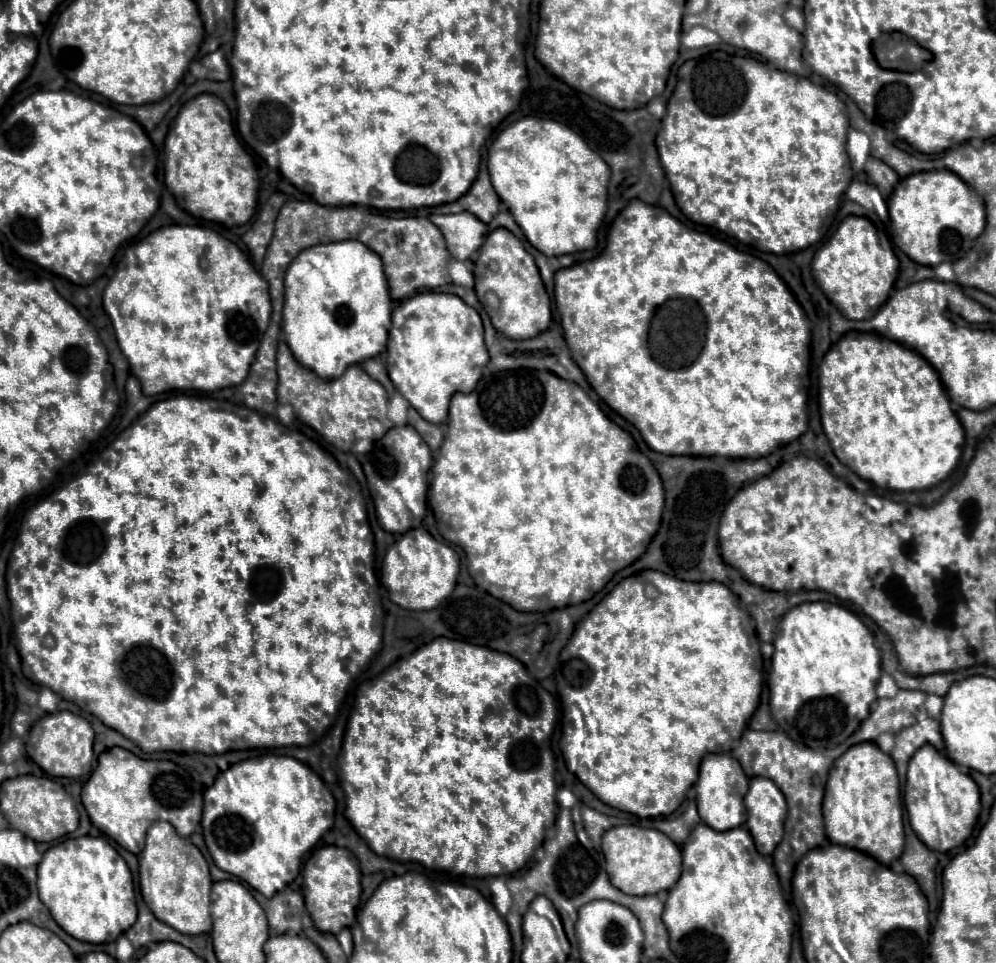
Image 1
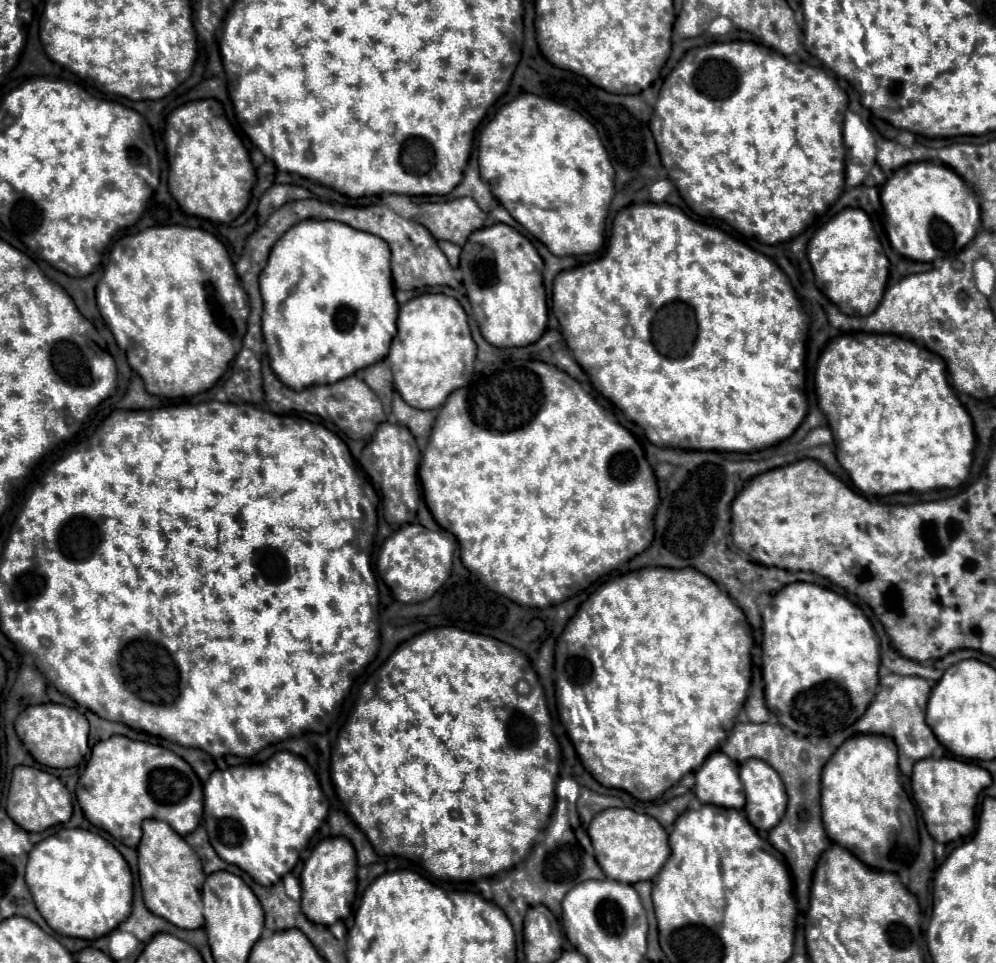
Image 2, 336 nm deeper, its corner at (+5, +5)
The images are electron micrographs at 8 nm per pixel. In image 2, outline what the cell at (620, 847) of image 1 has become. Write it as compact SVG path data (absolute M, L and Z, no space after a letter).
M620 807L604 809L592 819L588 835L592 839L598 865L604 869L606 877L614 881L624 881L632 885L638 881L654 879L668 859L668 835L662 825L646 813L636 813L632 809Z

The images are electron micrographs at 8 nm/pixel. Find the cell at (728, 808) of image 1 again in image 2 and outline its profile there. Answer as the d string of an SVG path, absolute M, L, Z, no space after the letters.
M722 751L710 753L704 765L696 771L694 793L702 803L742 809L744 789L738 777L738 763Z

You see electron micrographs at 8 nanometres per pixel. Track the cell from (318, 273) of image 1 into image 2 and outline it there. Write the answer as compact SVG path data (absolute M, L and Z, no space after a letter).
M304 219L274 243L258 281L264 301L262 335L268 345L270 367L290 389L332 385L388 355L390 341L396 335L398 303L392 287L390 249L384 239L340 221Z

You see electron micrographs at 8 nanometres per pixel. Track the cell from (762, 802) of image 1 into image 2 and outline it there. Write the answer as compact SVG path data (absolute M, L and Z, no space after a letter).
M748 759L740 767L740 781L746 793L746 817L758 831L770 831L786 811L786 789L776 773L762 759Z

